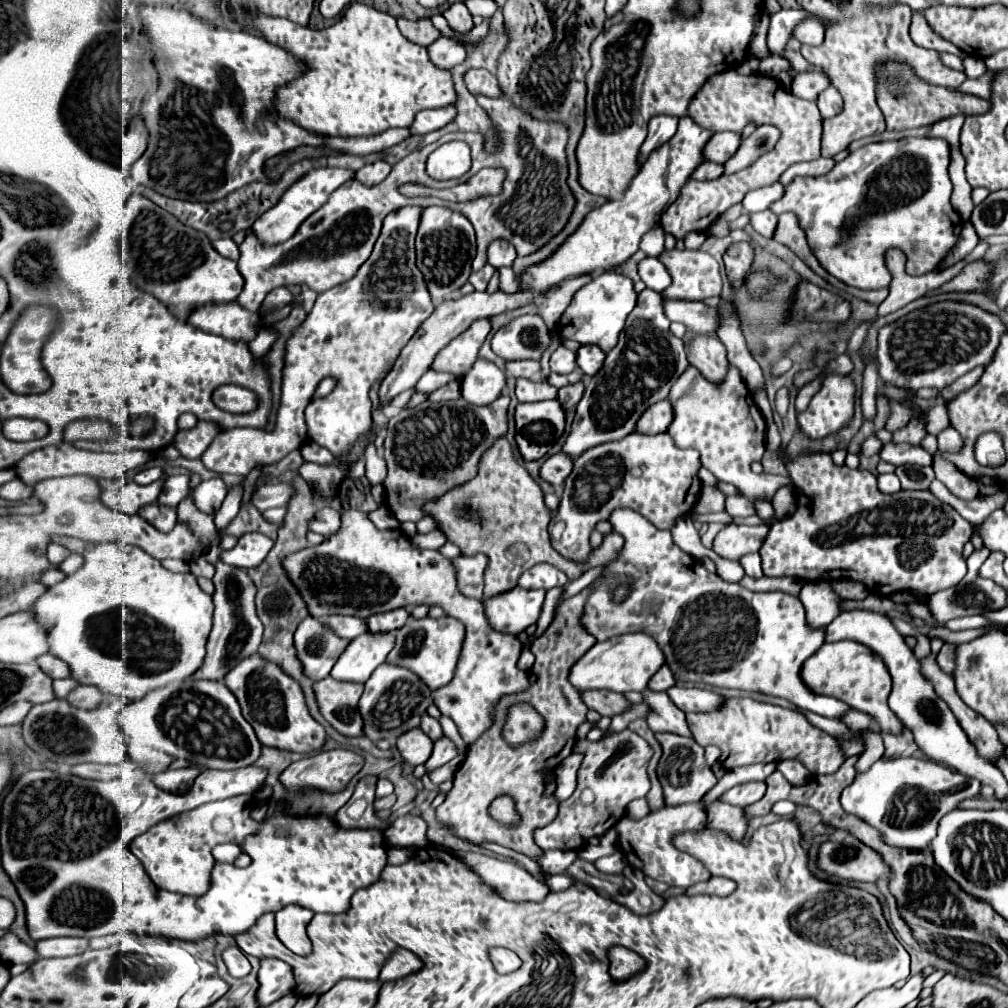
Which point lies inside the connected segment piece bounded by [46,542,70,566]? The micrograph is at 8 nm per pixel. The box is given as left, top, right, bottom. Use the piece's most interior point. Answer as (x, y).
(56, 553)

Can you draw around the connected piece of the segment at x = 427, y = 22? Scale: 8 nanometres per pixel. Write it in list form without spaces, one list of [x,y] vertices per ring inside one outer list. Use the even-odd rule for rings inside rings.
[[[398,18],[398,28],[404,38],[410,42],[420,44],[424,47],[429,46],[432,42],[441,37],[440,32],[434,28],[430,19],[420,19],[417,21]]]

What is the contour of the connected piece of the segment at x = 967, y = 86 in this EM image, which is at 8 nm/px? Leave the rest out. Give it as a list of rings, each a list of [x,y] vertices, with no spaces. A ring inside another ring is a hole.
[[[988,70],[984,76],[980,76],[976,80],[966,80],[964,86],[960,86],[958,90],[968,92],[968,94],[976,94],[976,96],[982,96],[982,98],[990,98],[992,88],[994,88],[994,78],[996,78],[996,72]]]

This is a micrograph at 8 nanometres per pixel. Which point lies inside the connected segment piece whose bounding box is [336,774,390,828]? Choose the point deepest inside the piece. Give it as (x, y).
(358, 812)

